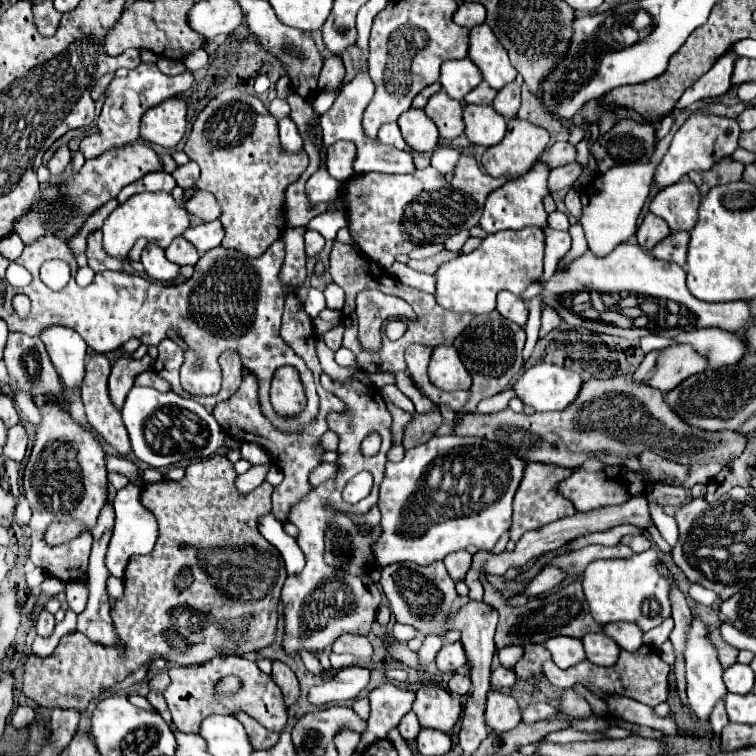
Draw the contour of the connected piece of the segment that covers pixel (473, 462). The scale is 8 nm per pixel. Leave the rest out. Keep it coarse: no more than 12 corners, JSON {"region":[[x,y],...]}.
{"region":[[431,437],[387,463],[375,563],[427,567],[511,527],[525,459]]}

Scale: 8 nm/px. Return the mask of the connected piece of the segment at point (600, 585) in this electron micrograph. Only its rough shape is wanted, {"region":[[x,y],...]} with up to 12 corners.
{"region":[[657,549],[593,561],[583,589],[593,619],[649,631],[671,617]]}

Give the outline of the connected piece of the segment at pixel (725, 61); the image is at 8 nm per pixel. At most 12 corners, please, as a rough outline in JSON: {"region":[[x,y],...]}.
{"region":[[725,53],[679,99],[677,107],[709,101],[731,87],[737,55]]}

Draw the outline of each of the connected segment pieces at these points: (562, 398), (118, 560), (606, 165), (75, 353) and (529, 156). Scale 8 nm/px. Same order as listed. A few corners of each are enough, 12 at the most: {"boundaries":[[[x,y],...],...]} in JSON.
{"boundaries":[[[541,363],[515,383],[535,411],[563,411],[577,399],[579,373]],[[127,485],[113,499],[117,517],[105,567],[123,579],[129,557],[157,541],[157,521]],[[623,119],[589,147],[599,173],[649,163],[655,129]],[[63,325],[39,337],[61,381],[81,387],[87,345]],[[523,119],[483,153],[489,175],[525,175],[549,133]]]}

